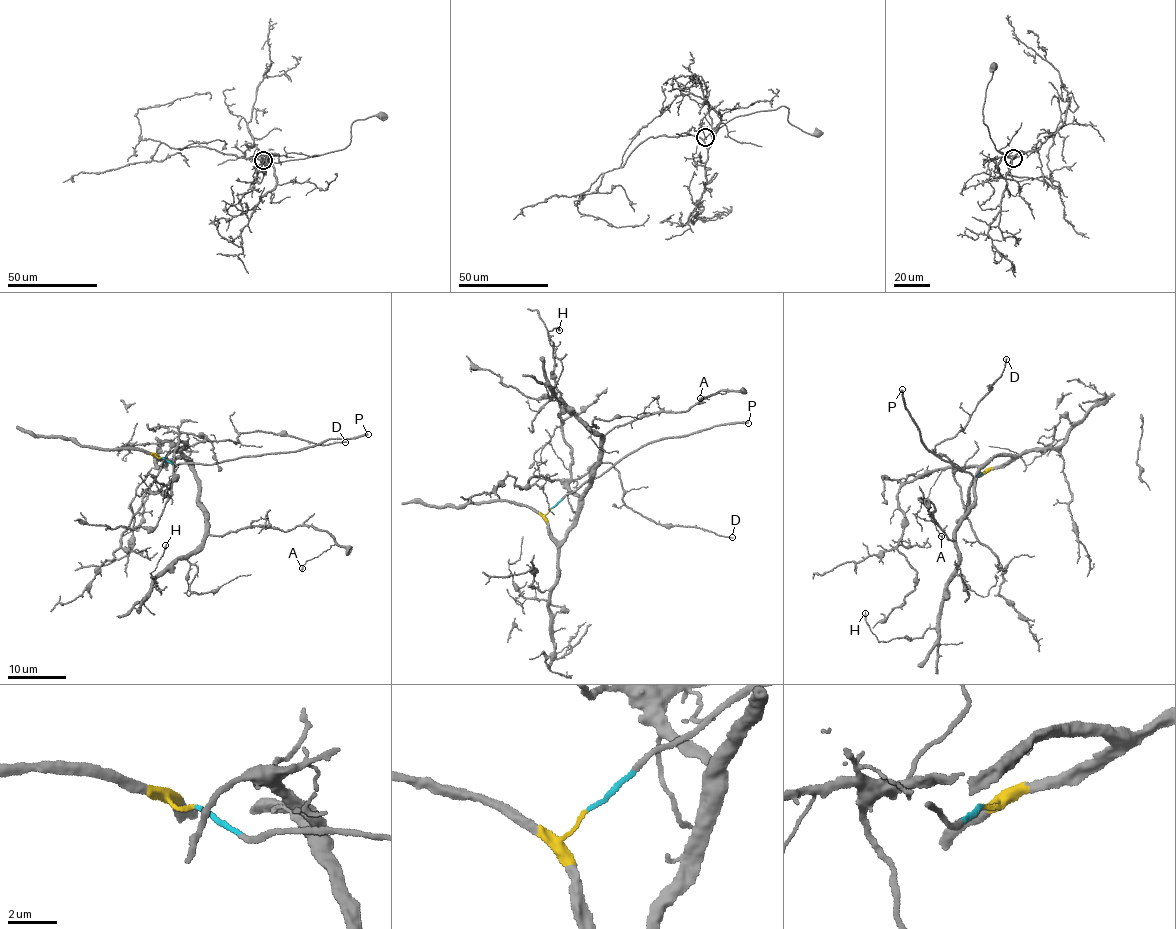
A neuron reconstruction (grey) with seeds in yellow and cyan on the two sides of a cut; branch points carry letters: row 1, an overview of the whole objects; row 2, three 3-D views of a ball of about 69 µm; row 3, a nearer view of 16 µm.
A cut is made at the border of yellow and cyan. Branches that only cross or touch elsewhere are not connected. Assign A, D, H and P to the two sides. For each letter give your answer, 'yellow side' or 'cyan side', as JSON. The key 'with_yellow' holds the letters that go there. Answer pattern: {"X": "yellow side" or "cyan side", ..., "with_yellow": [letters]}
{"A": "yellow side", "D": "yellow side", "H": "yellow side", "P": "cyan side", "with_yellow": ["A", "D", "H"]}

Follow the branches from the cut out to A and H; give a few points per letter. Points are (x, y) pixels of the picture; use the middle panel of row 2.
A: (550, 508), (547, 526), (561, 541), (608, 432), (729, 392), (699, 399)
H: (550, 508), (547, 526), (561, 541), (601, 434), (555, 394), (562, 362), (549, 331), (559, 331)

